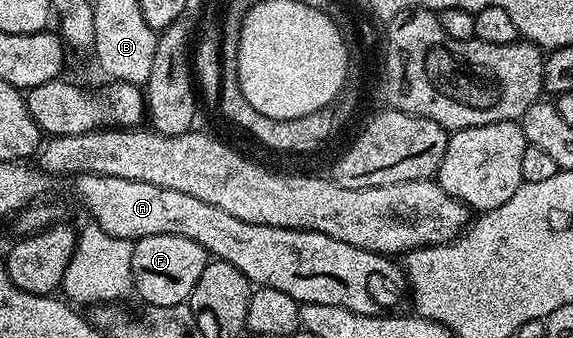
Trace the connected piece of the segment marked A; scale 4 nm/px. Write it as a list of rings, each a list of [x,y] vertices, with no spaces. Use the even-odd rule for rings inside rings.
[[[78,173],[72,178],[73,189],[85,209],[97,220],[96,228],[112,237],[138,241],[147,235],[179,235],[183,239],[191,239],[205,248],[205,252],[216,260],[231,263],[231,267],[239,267],[243,275],[254,286],[275,287],[275,291],[287,291],[301,305],[311,303],[327,303],[331,307],[343,307],[347,311],[355,311],[359,315],[372,317],[393,311],[401,292],[406,292],[407,278],[405,270],[397,265],[392,256],[384,253],[372,253],[363,247],[351,247],[351,243],[343,243],[339,239],[331,239],[322,233],[312,233],[302,229],[284,229],[259,223],[243,223],[243,219],[235,219],[235,215],[227,215],[219,207],[211,203],[203,203],[203,199],[195,199],[195,195],[187,195],[183,191],[171,191],[171,187],[159,187],[155,183],[143,183],[135,179],[115,179],[111,175],[95,175],[94,173]]]

